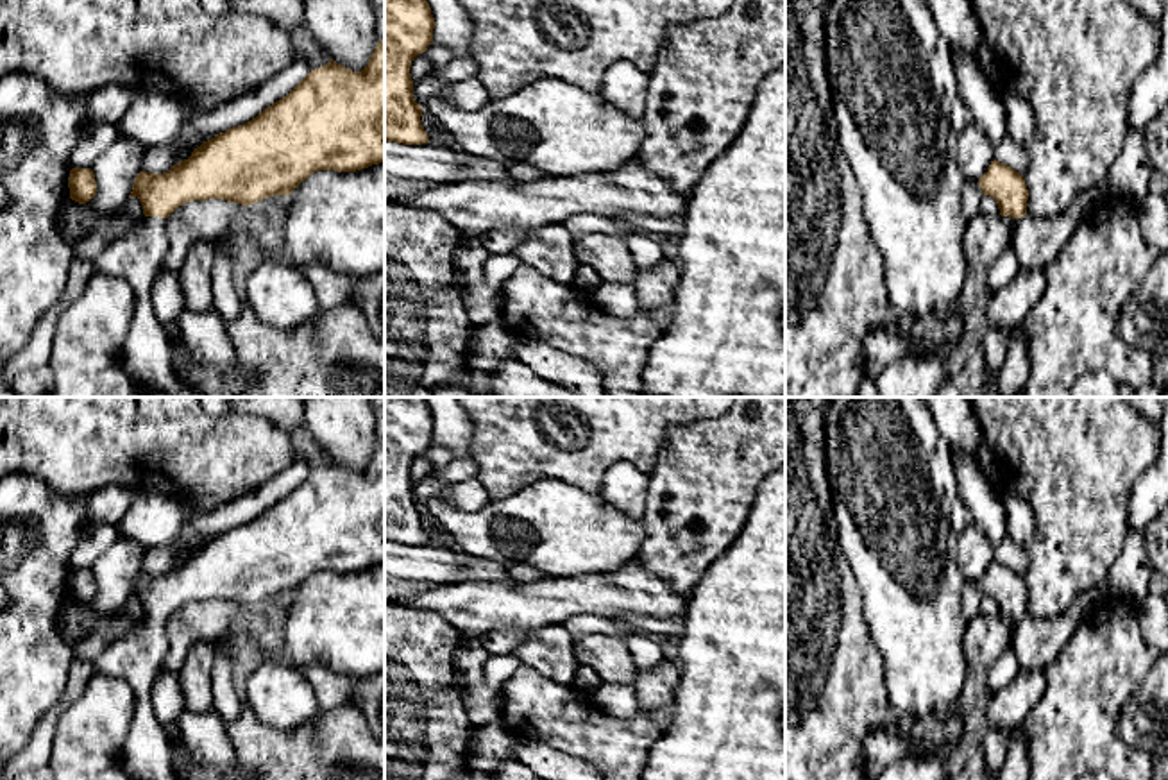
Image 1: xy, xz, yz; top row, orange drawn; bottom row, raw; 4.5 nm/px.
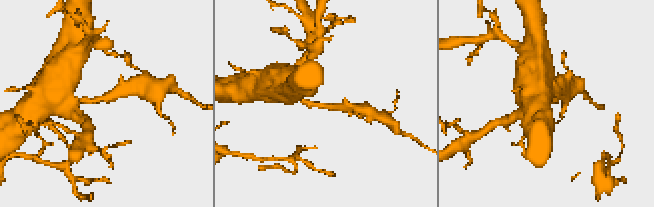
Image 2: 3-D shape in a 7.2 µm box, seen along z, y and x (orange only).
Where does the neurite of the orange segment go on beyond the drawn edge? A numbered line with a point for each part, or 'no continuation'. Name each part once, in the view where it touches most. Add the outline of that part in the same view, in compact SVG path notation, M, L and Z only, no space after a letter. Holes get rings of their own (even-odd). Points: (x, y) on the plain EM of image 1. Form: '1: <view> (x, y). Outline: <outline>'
1: xy (138, 657). Outline: M143 617L140 626L98 655L95 666L125 680L136 694L136 712L122 746L123 769L134 780L181 780L172 766L168 728L152 708L152 685L168 653L166 619Z

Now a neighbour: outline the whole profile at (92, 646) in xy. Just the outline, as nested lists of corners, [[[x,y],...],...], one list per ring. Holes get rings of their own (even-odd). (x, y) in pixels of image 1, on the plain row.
[[[127,598],[123,606],[107,617],[107,623],[97,632],[84,637],[79,644],[73,646],[73,655],[97,660],[98,655],[113,642],[118,630],[125,630],[134,621],[141,621],[143,606],[138,598]]]

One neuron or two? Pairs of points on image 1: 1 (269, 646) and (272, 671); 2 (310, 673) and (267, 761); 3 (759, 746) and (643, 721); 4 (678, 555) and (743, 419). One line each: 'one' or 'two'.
1: two
2: two
3: two
4: one

